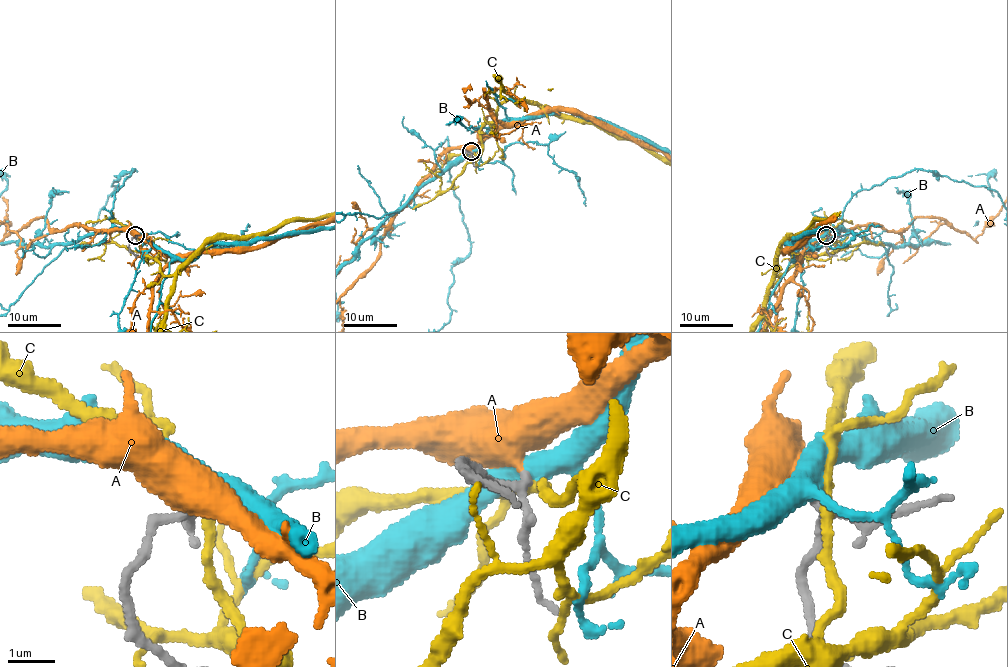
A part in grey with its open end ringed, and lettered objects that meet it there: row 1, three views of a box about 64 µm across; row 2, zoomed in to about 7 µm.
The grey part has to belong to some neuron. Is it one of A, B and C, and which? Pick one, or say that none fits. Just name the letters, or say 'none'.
A

